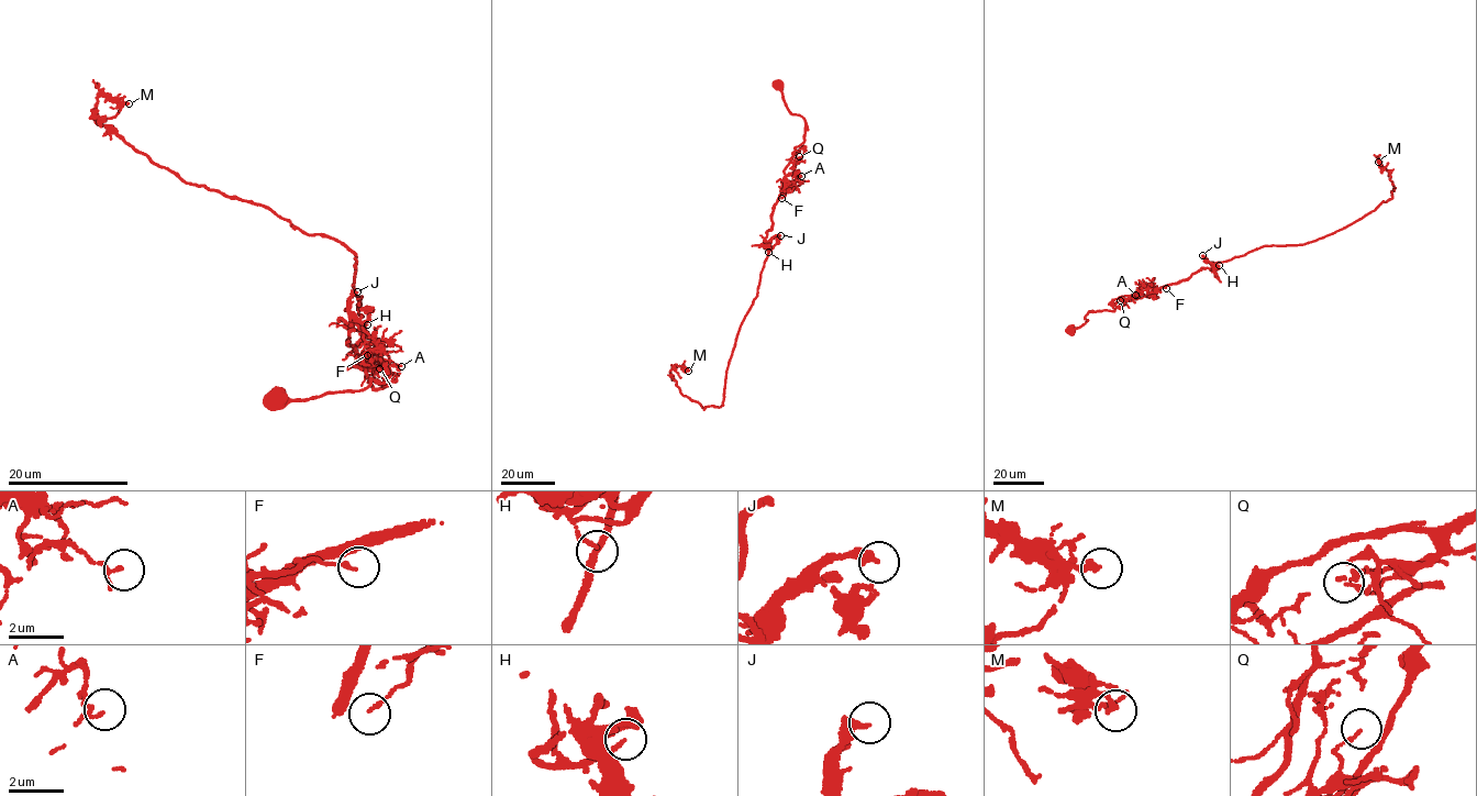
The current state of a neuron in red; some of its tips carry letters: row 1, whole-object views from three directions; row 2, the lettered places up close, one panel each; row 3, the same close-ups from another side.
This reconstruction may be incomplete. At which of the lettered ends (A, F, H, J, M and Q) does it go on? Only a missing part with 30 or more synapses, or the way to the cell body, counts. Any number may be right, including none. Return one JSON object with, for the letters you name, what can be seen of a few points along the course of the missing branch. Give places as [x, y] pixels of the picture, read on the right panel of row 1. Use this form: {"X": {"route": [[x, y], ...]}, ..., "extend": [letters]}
{"extend": []}

